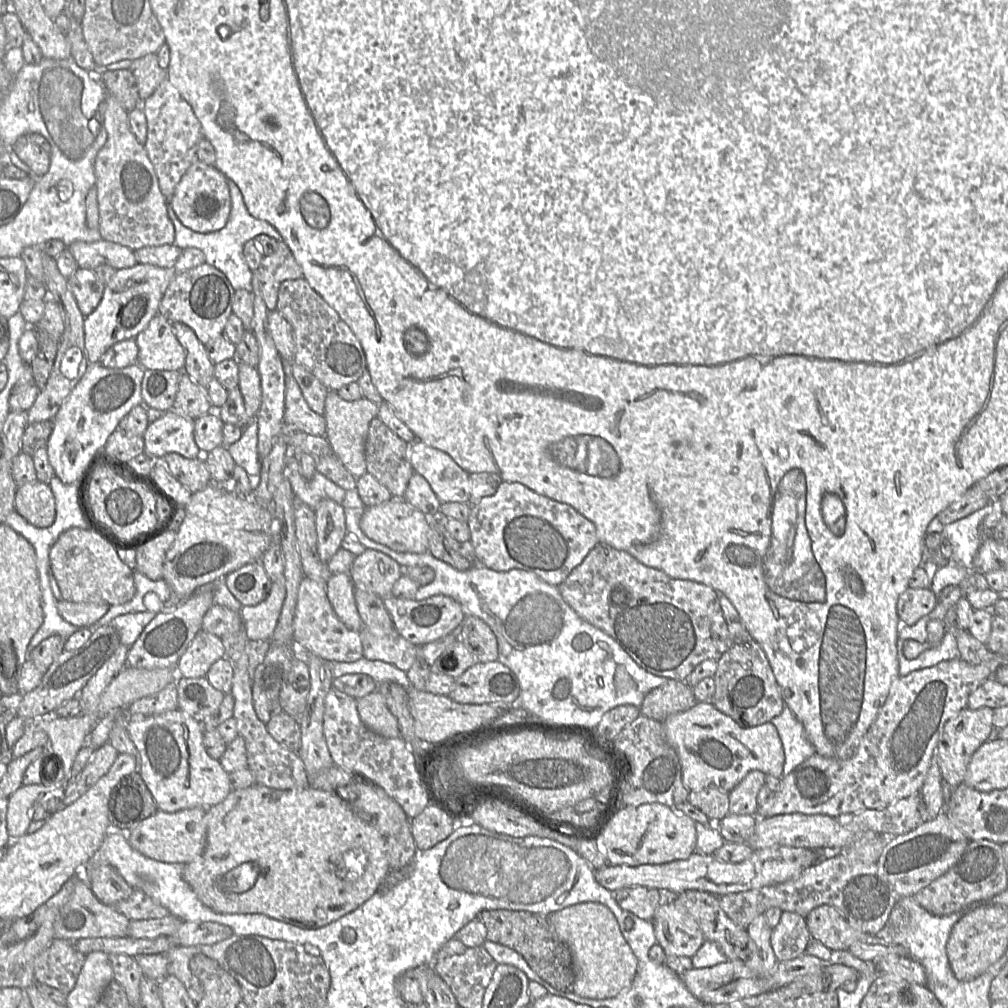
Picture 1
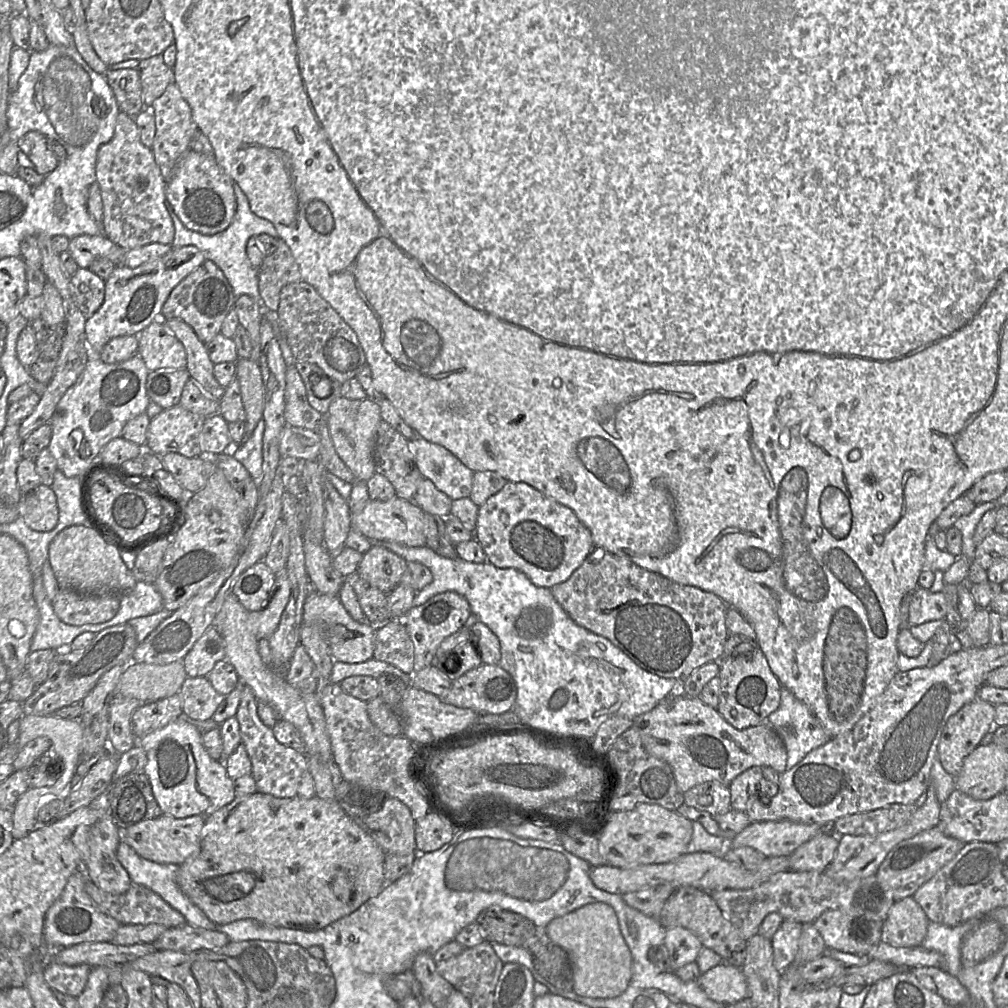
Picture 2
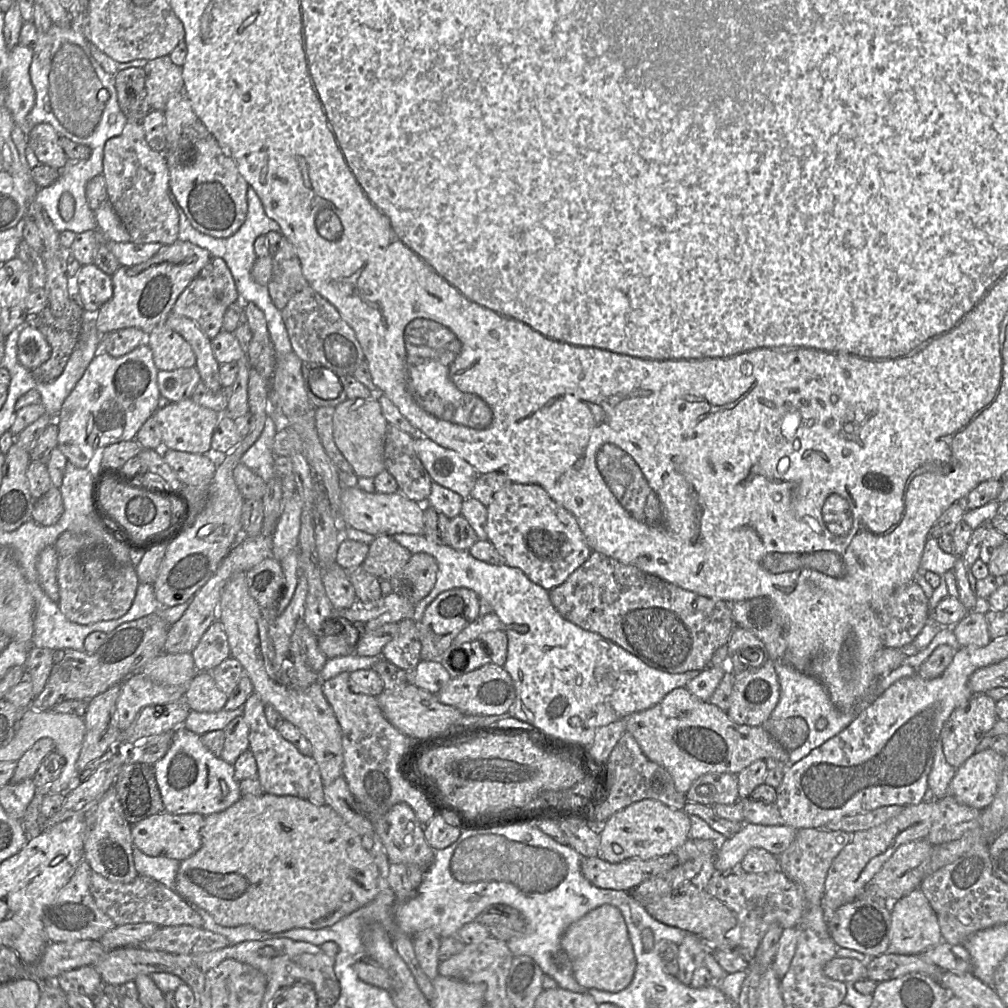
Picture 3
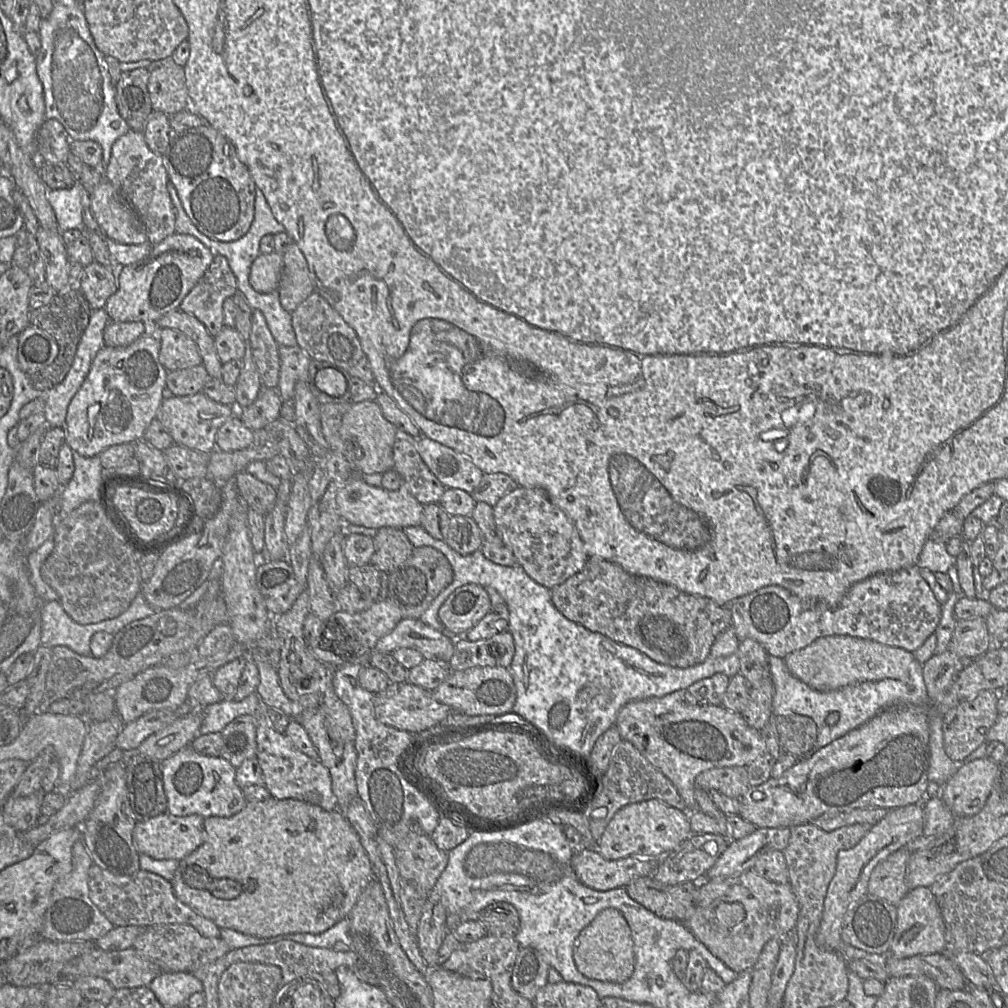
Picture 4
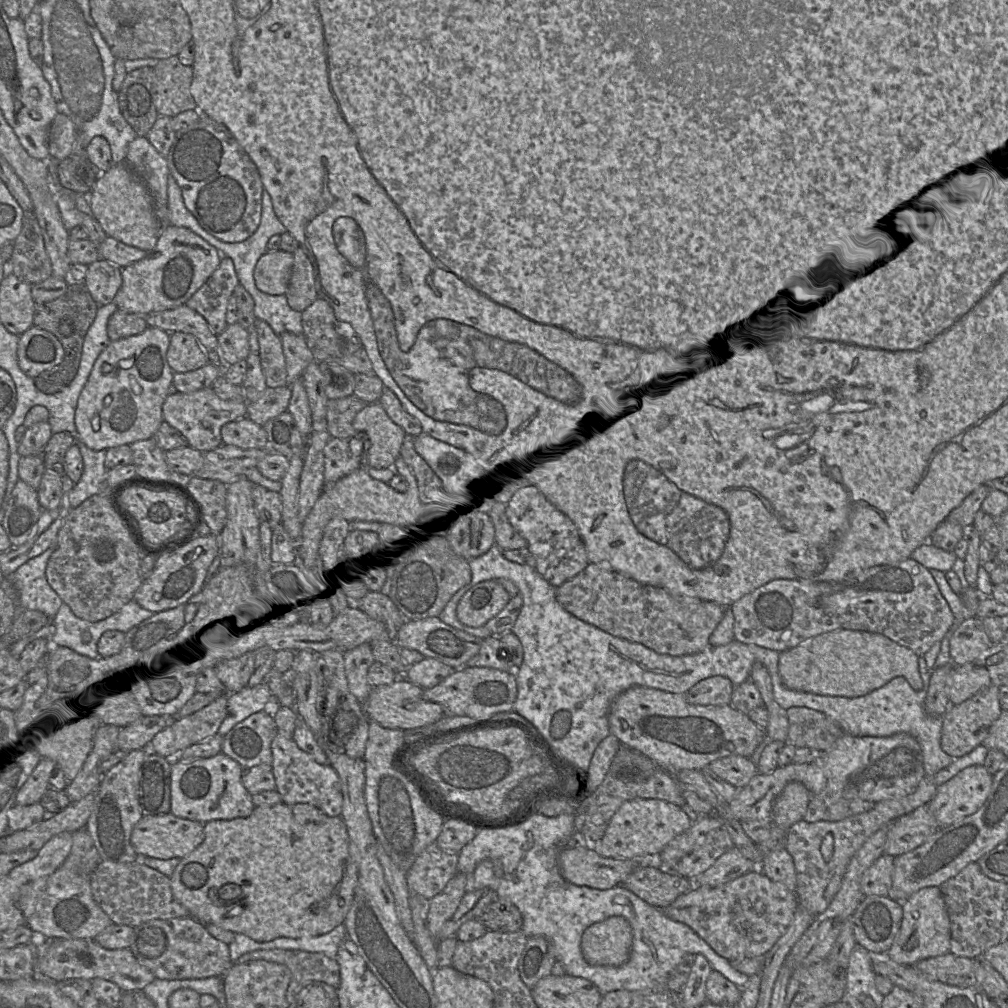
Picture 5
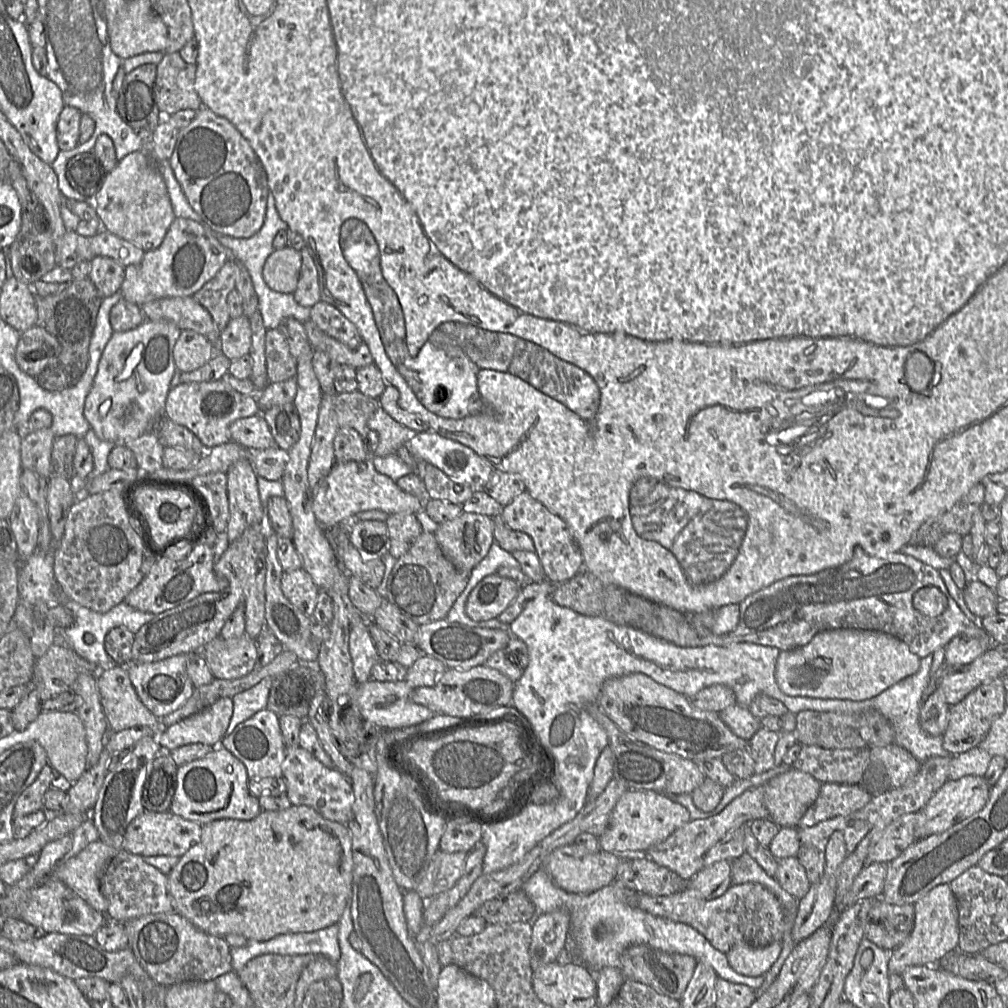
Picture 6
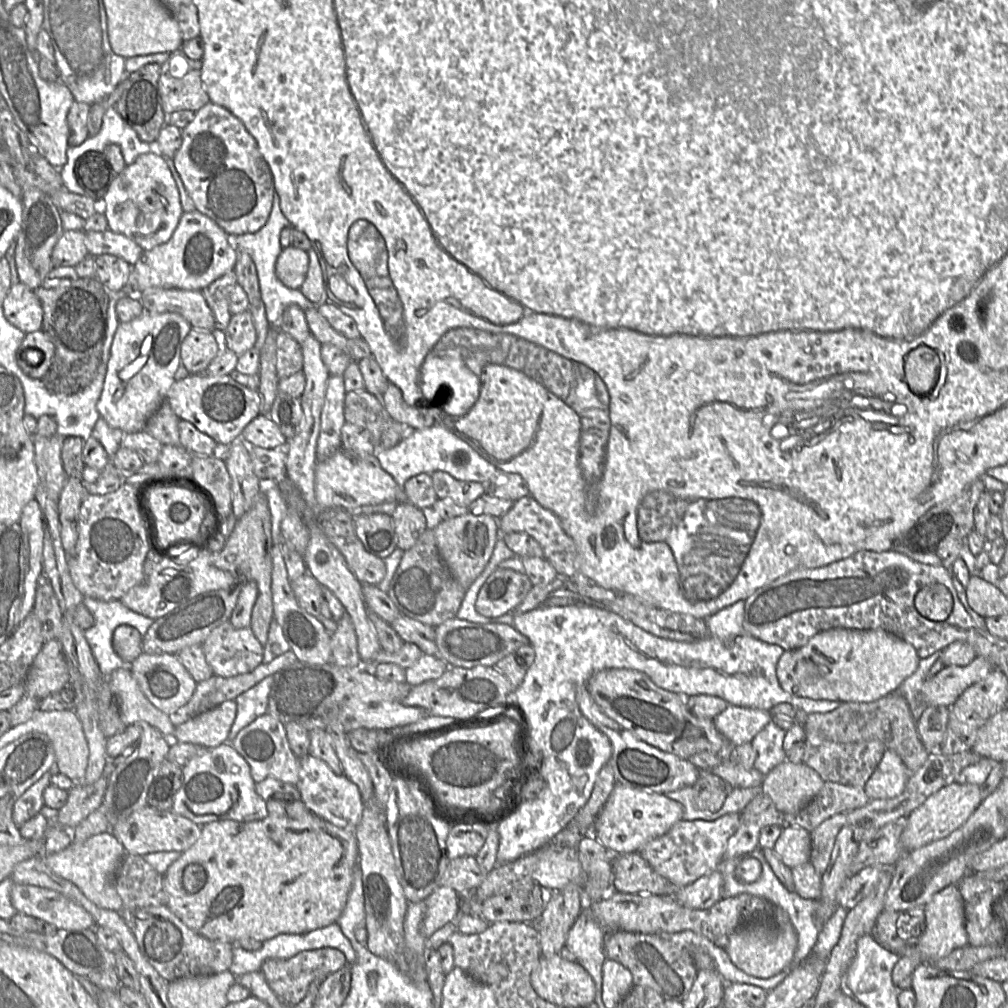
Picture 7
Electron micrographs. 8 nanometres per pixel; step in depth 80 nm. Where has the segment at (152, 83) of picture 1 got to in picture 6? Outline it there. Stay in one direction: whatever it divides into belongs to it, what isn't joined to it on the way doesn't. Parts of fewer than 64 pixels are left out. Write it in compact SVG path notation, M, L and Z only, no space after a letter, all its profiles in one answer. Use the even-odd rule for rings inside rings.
M179 52L164 54L157 65L154 83L159 111L169 115L185 109L197 112L202 101L195 90L195 78L196 63L185 62Z

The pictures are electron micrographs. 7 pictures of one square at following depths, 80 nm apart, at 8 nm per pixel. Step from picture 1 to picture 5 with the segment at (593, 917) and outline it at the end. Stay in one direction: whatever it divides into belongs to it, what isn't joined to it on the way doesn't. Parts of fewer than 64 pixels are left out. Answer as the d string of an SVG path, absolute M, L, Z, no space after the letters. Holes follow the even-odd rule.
M612 916L584 931L581 951L591 965L618 967L629 960L632 940L629 921L621 916Z

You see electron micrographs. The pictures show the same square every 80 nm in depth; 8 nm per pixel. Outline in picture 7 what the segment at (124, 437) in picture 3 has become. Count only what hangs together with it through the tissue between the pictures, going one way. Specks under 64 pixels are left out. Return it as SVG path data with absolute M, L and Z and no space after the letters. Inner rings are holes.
M144 312L129 322L119 323L110 348L103 389L96 405L100 417L109 426L126 434L144 429L148 419L167 400L168 391L175 381L174 374L181 363L181 344L191 329L190 323L174 312Z

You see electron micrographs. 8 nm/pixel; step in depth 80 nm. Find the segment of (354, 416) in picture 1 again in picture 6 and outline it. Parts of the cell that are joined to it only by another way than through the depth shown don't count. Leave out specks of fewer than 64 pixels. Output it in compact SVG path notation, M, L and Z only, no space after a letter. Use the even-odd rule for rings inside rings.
M380 406L377 411L368 419L369 429L378 434L378 444L373 452L373 457L386 457L395 454L409 440L412 432L394 420Z

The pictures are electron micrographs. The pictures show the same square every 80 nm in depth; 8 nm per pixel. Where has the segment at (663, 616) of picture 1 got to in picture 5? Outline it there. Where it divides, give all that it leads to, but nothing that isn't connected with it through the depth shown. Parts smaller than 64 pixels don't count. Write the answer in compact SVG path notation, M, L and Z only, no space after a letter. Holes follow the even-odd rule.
M591 562L580 573L557 587L555 598L576 618L612 636L642 644L658 654L670 656L695 654L710 647L710 636L721 622L726 609L710 601L676 597L661 587L640 583L608 565Z

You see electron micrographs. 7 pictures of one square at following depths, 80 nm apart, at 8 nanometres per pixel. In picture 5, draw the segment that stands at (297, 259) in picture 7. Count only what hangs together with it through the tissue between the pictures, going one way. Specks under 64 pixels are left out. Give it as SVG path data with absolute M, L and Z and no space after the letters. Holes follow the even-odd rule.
M281 249L263 254L254 268L258 290L269 295L285 295L294 263L293 254Z

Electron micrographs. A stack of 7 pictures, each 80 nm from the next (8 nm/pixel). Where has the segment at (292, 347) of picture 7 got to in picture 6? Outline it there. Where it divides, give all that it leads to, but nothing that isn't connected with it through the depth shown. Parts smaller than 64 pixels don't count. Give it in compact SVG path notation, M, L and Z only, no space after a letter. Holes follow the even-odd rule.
M267 329L265 357L269 383L282 382L296 376L297 359L291 355L286 338L279 329Z

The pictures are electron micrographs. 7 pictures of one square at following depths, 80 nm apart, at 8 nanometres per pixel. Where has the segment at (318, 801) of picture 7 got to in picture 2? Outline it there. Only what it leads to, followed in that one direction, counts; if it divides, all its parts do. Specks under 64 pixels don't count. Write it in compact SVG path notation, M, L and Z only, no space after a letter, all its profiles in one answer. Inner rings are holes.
M242 686L241 700L235 718L239 722L242 744L251 761L251 775L257 791L277 798L309 799L316 796L315 785L308 766L308 757L284 746L275 738L272 728L267 727L257 713L257 698L247 686Z

